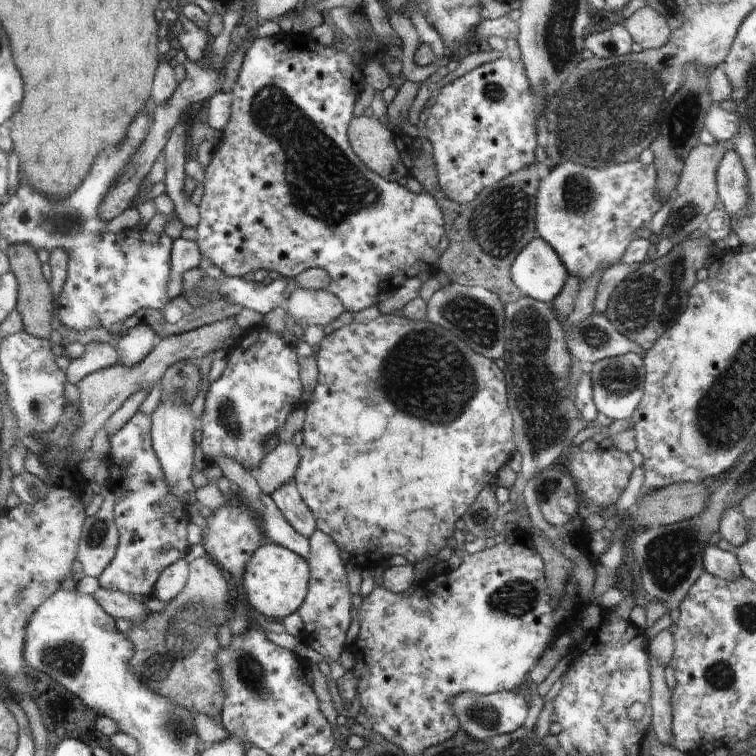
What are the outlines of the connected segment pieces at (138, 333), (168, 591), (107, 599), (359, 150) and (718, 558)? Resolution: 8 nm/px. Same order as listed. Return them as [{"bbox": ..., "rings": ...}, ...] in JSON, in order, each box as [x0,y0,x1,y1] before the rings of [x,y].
[{"bbox":[112,322,158,366],"rings":[[[141,322],[117,337],[112,344],[120,354],[120,364],[134,366],[146,359],[146,354],[151,354],[158,341],[158,335],[151,326]]]},{"bbox":[151,560,189,602],"rings":[[[177,560],[162,570],[151,596],[162,602],[170,602],[184,590],[188,574],[189,564],[185,560]]]},{"bbox":[91,587,146,622],"rings":[[[100,587],[91,594],[102,607],[116,620],[128,620],[128,622],[140,622],[146,616],[146,606],[143,602],[130,598],[129,594],[117,590]]]},{"bbox":[350,115,410,182],"rings":[[[363,115],[352,119],[350,126],[352,148],[372,172],[379,173],[384,180],[398,182],[400,178],[406,178],[410,174],[398,146],[392,142],[390,130],[384,128],[384,124],[380,124],[378,119],[376,116],[366,117]]]},{"bbox":[702,544,743,582],"rings":[[[708,544],[702,552],[704,571],[714,576],[734,582],[743,576],[739,557],[734,553],[724,551],[716,545]]]}]

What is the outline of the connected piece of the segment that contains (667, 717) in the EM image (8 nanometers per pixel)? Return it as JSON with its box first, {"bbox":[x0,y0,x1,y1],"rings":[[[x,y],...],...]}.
{"bbox":[651,656,672,745],"rings":[[[652,656],[652,704],[651,714],[651,730],[654,732],[656,739],[662,744],[670,745],[672,740],[672,689],[666,684],[664,678],[664,664],[660,664],[654,656]]]}

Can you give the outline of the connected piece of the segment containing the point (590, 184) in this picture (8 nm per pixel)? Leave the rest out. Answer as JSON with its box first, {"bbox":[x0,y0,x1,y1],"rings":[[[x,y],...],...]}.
{"bbox":[535,158,660,282],"rings":[[[639,158],[601,168],[562,161],[551,167],[548,176],[540,183],[536,198],[538,212],[535,215],[535,227],[538,229],[539,237],[559,253],[569,275],[574,274],[581,282],[592,280],[596,272],[603,272],[613,264],[622,263],[628,247],[634,243],[632,232],[646,226],[654,212],[660,208],[656,190],[660,194],[659,170],[653,163],[647,164]]]}

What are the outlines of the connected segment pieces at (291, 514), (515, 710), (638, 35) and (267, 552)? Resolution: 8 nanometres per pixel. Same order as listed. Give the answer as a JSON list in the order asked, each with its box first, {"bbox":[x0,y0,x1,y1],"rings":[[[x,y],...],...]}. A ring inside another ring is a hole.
[{"bbox":[271,480,318,538],"rings":[[[294,480],[282,484],[278,490],[271,494],[271,497],[281,515],[298,534],[309,538],[318,530],[314,513],[303,500],[298,485]]]},{"bbox":[452,690,529,744],"rings":[[[504,690],[488,695],[466,692],[452,700],[452,708],[459,717],[459,730],[464,731],[479,744],[486,742],[486,738],[490,736],[510,734],[518,730],[524,724],[529,709],[526,698],[522,698],[520,694],[514,694],[514,691]]]},{"bbox":[622,6,671,49],"rings":[[[650,6],[636,10],[622,24],[632,36],[633,42],[644,49],[663,47],[671,39],[671,27],[667,19]]]},{"bbox":[244,544,311,620],"rings":[[[264,544],[252,555],[244,575],[244,592],[247,593],[248,604],[265,616],[267,620],[286,618],[296,612],[306,601],[310,590],[311,568],[299,554],[280,544]]]}]

